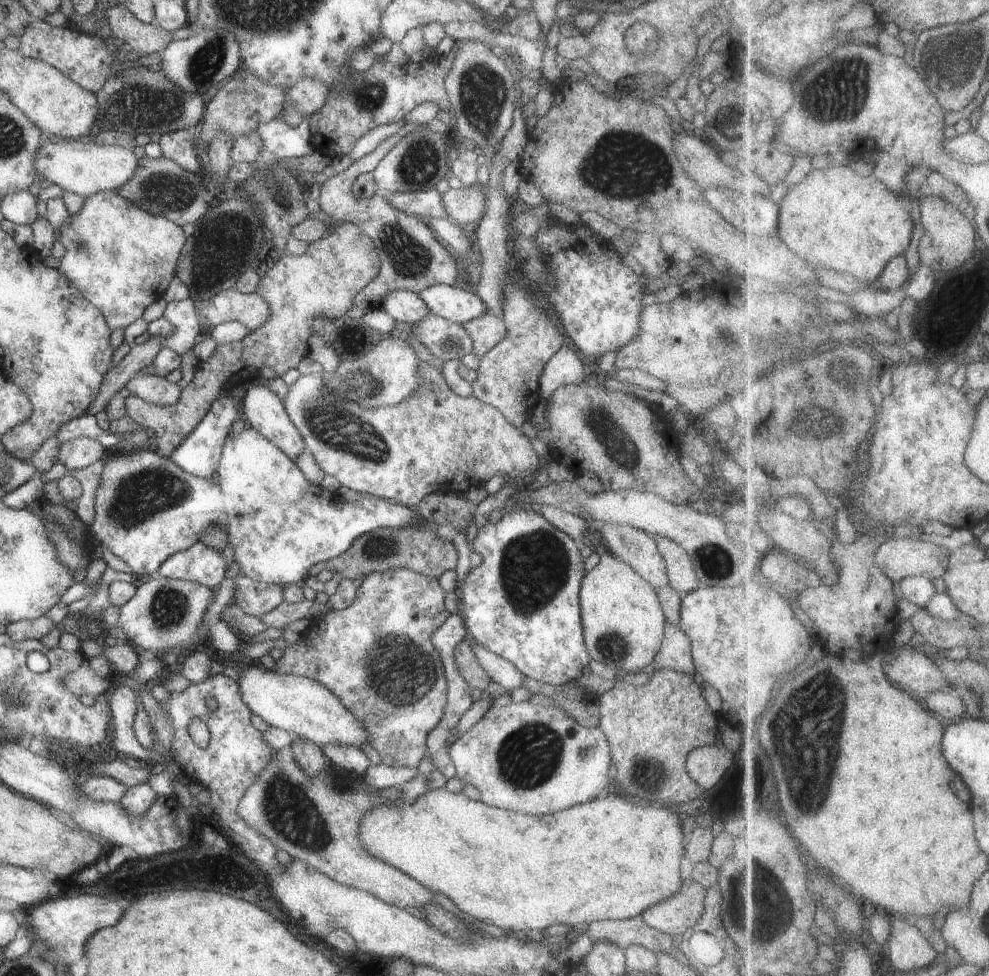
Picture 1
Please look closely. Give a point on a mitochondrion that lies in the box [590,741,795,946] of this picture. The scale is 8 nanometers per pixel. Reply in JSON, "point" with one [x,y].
{"point":[761,893]}

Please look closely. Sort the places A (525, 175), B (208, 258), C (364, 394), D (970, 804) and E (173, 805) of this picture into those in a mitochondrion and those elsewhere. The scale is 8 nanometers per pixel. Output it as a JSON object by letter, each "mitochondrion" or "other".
{"A":"other","B":"mitochondrion","C":"mitochondrion","D":"other","E":"other"}

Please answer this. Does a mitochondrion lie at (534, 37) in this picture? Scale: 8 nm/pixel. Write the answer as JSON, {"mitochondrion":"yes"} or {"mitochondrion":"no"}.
{"mitochondrion":"no"}

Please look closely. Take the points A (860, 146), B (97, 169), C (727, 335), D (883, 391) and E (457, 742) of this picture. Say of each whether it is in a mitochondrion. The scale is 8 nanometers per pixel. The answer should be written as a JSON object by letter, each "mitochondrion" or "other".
{"A":"other","B":"other","C":"mitochondrion","D":"other","E":"other"}

